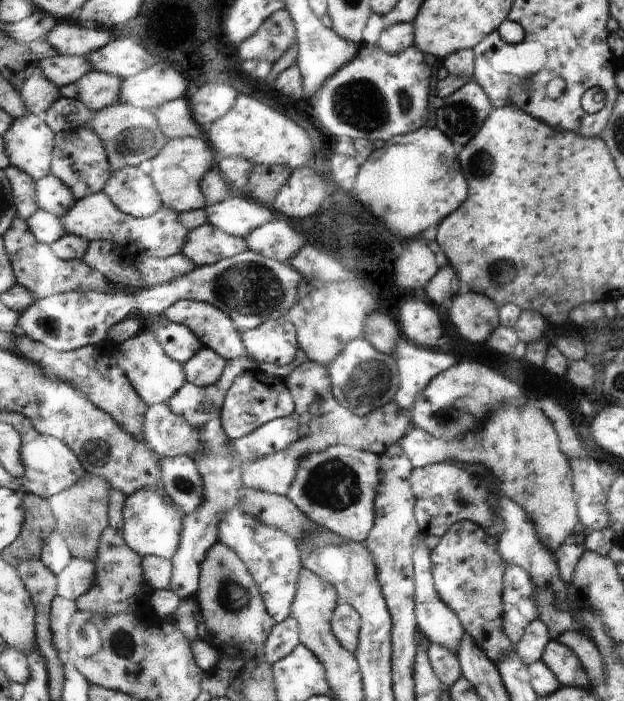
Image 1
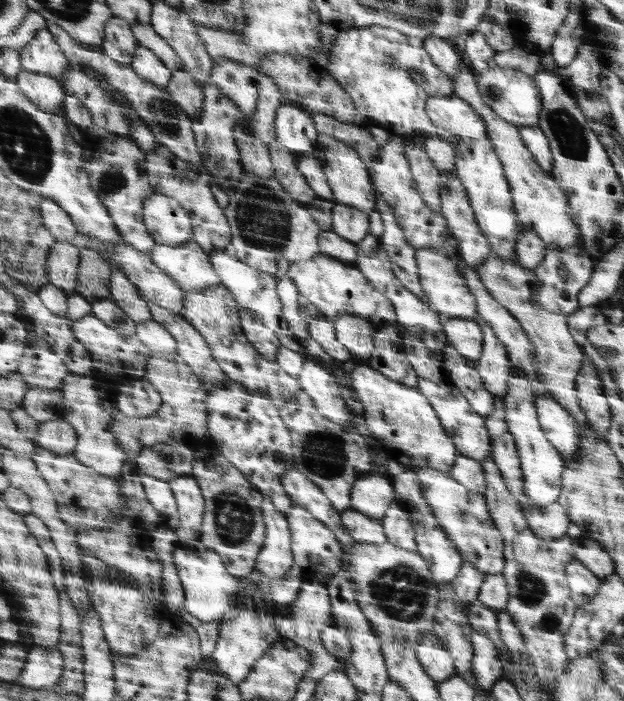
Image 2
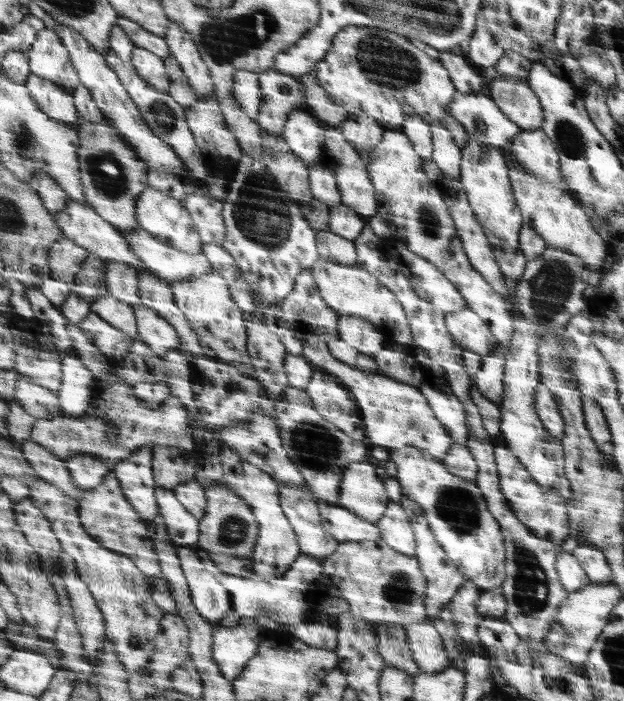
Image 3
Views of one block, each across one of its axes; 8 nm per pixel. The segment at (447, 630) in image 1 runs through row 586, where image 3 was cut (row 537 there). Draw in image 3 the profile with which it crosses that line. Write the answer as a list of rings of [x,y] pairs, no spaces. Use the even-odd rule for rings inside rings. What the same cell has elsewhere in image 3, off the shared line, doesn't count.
[[[403,496],[399,504],[404,504],[404,508],[406,508],[408,512],[412,512],[412,524],[416,524],[416,526],[414,526],[414,528],[416,528],[416,530],[414,530],[414,536],[416,536],[415,544],[420,544],[420,546],[418,546],[418,550],[415,551],[415,557],[419,560],[419,564],[422,566],[423,576],[428,580],[426,602],[428,613],[427,618],[429,622],[433,622],[434,619],[439,618],[439,612],[450,604],[450,601],[460,591],[460,588],[463,587],[466,581],[464,576],[456,570],[456,566],[450,562],[448,555],[442,550],[442,546],[440,546],[439,542],[434,540],[435,534],[428,528],[430,525],[426,522],[426,518],[424,518],[422,508],[420,508],[416,502],[412,502],[410,498],[406,498],[406,496]]]

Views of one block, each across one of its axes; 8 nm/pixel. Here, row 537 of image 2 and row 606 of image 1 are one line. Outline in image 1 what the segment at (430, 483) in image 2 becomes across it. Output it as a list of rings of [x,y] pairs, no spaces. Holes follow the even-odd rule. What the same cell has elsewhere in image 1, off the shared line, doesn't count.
[[[461,521],[440,538],[438,546],[432,550],[431,560],[434,562],[432,574],[436,588],[440,588],[440,598],[456,612],[474,645],[492,663],[502,662],[513,644],[502,628],[503,576],[508,567],[499,556],[497,538],[486,535],[480,526],[472,522]]]

